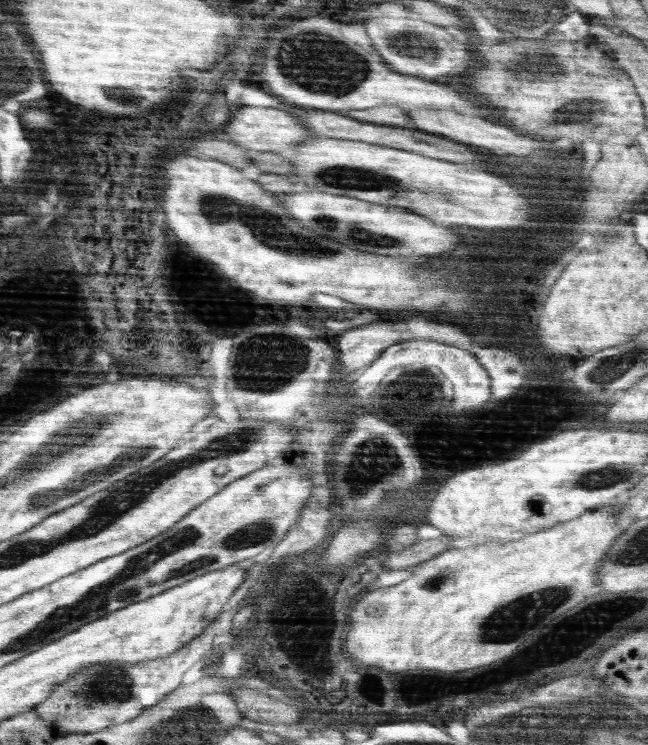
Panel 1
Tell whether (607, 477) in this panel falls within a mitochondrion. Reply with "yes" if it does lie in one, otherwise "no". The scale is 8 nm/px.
yes

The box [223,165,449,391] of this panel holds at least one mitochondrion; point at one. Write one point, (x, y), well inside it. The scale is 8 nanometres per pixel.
(272, 347)

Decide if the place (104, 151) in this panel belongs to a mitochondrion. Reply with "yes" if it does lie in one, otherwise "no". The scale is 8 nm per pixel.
no

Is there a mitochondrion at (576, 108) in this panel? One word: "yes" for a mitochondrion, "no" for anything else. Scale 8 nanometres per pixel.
yes

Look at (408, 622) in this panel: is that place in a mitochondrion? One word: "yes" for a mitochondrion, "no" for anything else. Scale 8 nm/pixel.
no

